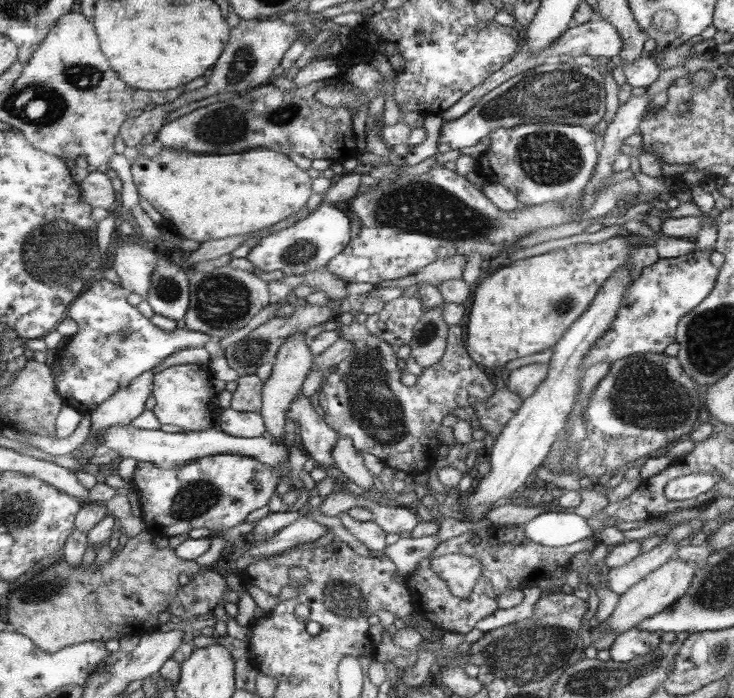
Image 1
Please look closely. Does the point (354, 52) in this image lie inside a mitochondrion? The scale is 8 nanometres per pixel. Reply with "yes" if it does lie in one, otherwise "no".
no

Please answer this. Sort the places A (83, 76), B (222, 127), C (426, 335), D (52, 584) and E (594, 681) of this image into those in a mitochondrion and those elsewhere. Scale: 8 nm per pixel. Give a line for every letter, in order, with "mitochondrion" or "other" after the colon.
A: mitochondrion
B: mitochondrion
C: mitochondrion
D: mitochondrion
E: mitochondrion

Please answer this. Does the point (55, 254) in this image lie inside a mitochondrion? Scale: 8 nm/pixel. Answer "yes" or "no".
yes

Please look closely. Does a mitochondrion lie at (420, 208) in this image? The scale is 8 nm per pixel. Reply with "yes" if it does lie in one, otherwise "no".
yes

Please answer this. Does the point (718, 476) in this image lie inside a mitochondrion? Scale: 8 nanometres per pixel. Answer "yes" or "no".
no

